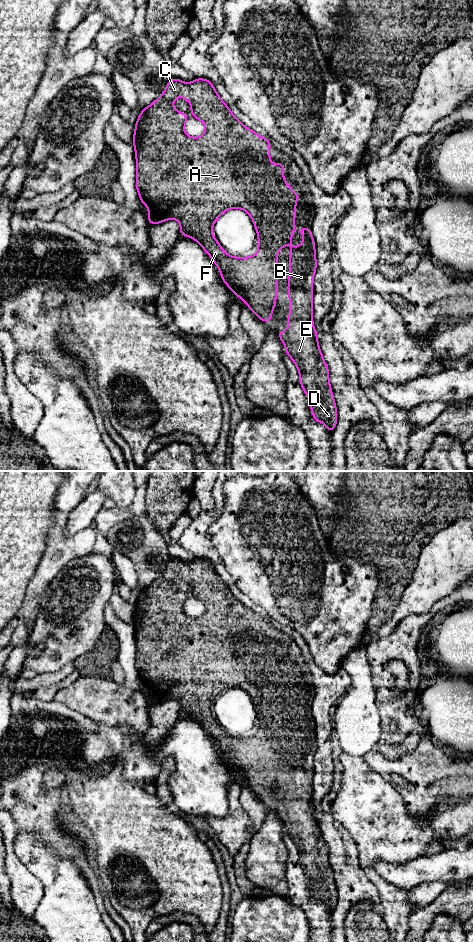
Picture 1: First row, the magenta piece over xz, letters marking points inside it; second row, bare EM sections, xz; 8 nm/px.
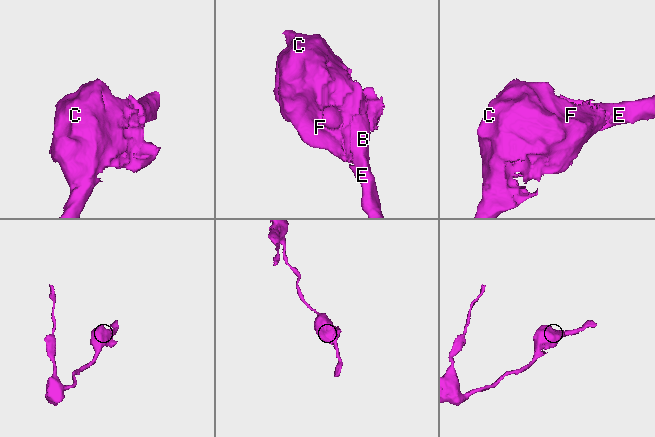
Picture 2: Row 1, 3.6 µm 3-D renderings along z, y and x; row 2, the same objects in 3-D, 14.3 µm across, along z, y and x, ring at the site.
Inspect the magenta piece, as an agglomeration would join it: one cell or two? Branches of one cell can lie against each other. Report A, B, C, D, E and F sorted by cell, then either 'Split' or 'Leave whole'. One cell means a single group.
Groups: A B C D E F. Leave whole

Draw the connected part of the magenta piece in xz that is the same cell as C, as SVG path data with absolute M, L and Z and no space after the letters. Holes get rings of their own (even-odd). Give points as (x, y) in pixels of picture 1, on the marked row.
M171 78L170 81L168 82L168 84L166 85L166 88L163 92L163 94L157 98L154 102L152 102L147 108L144 108L141 110L141 113L138 117L138 120L135 124L135 132L133 134L133 145L135 148L135 155L136 155L136 189L139 193L139 198L142 201L142 203L148 208L149 210L149 214L147 215L148 221L150 223L150 225L153 224L159 224L163 221L169 220L169 219L176 219L180 222L180 235L184 235L184 236L188 236L194 240L196 240L201 246L202 248L205 250L205 252L212 258L213 262L216 264L216 266L219 268L220 273L221 273L221 278L223 280L223 282L233 291L234 295L235 295L235 299L237 300L236 296L239 295L241 297L241 299L246 303L246 305L250 308L251 311L254 312L254 314L262 321L271 321L272 319L272 310L276 307L276 295L278 292L278 272L277 272L277 266L278 266L278 260L277 260L277 256L276 254L280 252L280 248L287 245L287 244L291 244L292 243L292 230L294 228L294 219L296 216L296 200L300 198L300 191L297 193L293 193L292 192L292 186L291 185L287 185L286 184L286 180L284 178L284 175L282 174L282 171L285 169L285 163L277 163L274 162L273 163L273 167L270 167L270 145L271 145L271 141L267 140L266 138L264 138L263 136L258 135L257 133L255 133L252 129L246 127L245 125L243 125L232 113L232 111L229 109L229 107L224 103L224 101L221 99L221 97L219 96L219 94L216 92L213 84L211 83L210 80L208 79L201 79L201 78L196 78L193 82L191 83L186 83L183 82L177 78ZM177 97L183 97L185 99L187 99L191 105L191 113L192 115L202 121L205 124L206 127L206 131L205 133L200 136L200 137L190 137L188 136L185 131L184 131L184 126L186 125L187 122L187 115L181 111L178 111L176 109L173 108L173 101L175 98ZM233 208L239 208L239 209L243 209L245 210L252 218L256 232L258 234L258 251L255 255L253 255L252 257L232 257L230 256L228 253L226 253L221 245L219 244L219 242L215 239L214 235L212 234L212 227L215 223L215 221L220 217L221 214L223 214L227 209L233 209Z

